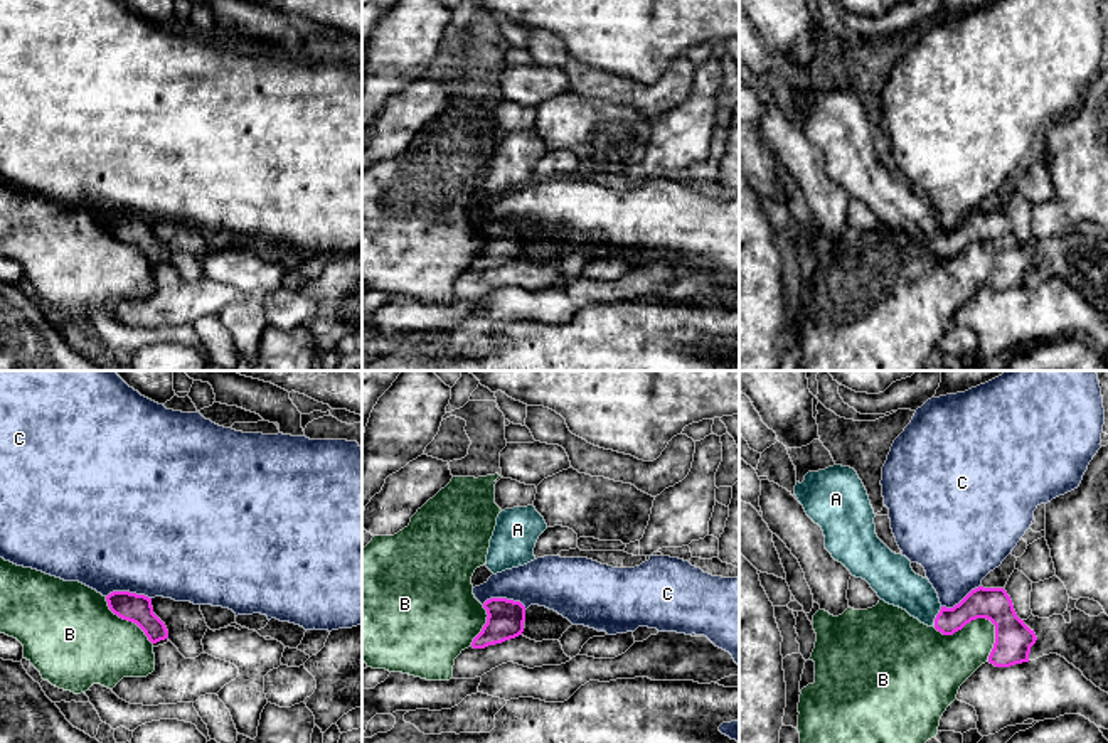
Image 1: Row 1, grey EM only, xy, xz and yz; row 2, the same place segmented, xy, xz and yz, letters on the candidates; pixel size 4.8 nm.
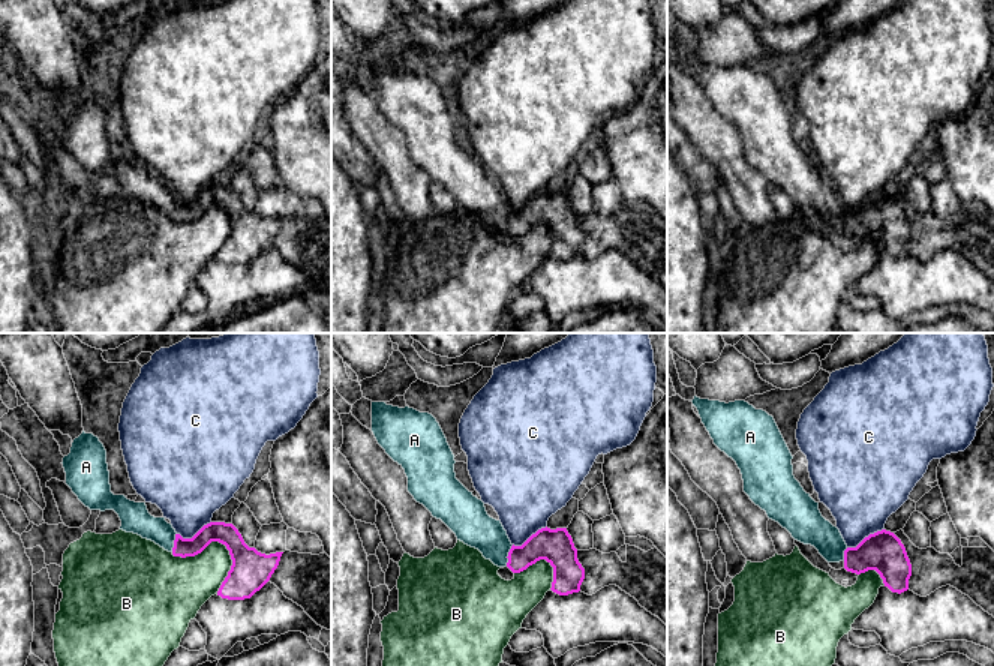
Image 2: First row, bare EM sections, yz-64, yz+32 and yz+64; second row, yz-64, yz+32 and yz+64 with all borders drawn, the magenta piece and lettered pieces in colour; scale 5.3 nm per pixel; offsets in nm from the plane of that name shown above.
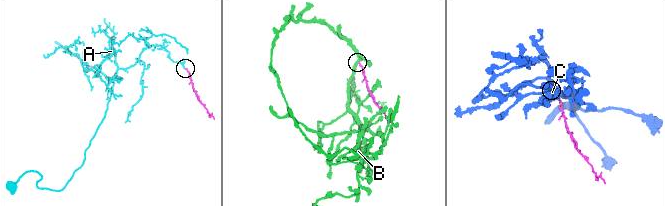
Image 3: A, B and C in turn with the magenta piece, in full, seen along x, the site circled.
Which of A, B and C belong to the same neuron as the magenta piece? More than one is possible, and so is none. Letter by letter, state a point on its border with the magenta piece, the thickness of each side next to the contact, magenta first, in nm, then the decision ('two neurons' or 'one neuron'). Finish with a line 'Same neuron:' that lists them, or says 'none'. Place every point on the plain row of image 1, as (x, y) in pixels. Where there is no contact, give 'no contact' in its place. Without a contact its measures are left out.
A: yz (937, 240) | 140/200 nm | one neuron
B: yz (982, 240) | 180/240 nm | two neurons
C: xy (128, 214) | 140/500 nm | two neurons
Same neuron: A

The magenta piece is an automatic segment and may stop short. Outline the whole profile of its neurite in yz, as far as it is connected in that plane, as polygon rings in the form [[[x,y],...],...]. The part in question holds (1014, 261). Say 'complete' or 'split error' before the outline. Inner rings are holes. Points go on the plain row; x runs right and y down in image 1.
split error | [[[834,88],[825,93],[808,94],[805,103],[795,108],[795,118],[807,138],[822,150],[825,172],[842,185],[852,199],[866,202],[881,222],[906,233],[928,249],[943,258],[953,258],[977,241],[987,241],[995,248],[995,266],[988,285],[995,290],[1010,290],[1029,285],[1031,270],[1037,259],[1014,233],[1012,222],[1004,211],[972,212],[958,227],[946,231],[928,200],[916,197],[911,184],[892,175],[876,157],[874,131],[857,94],[850,89]]]

